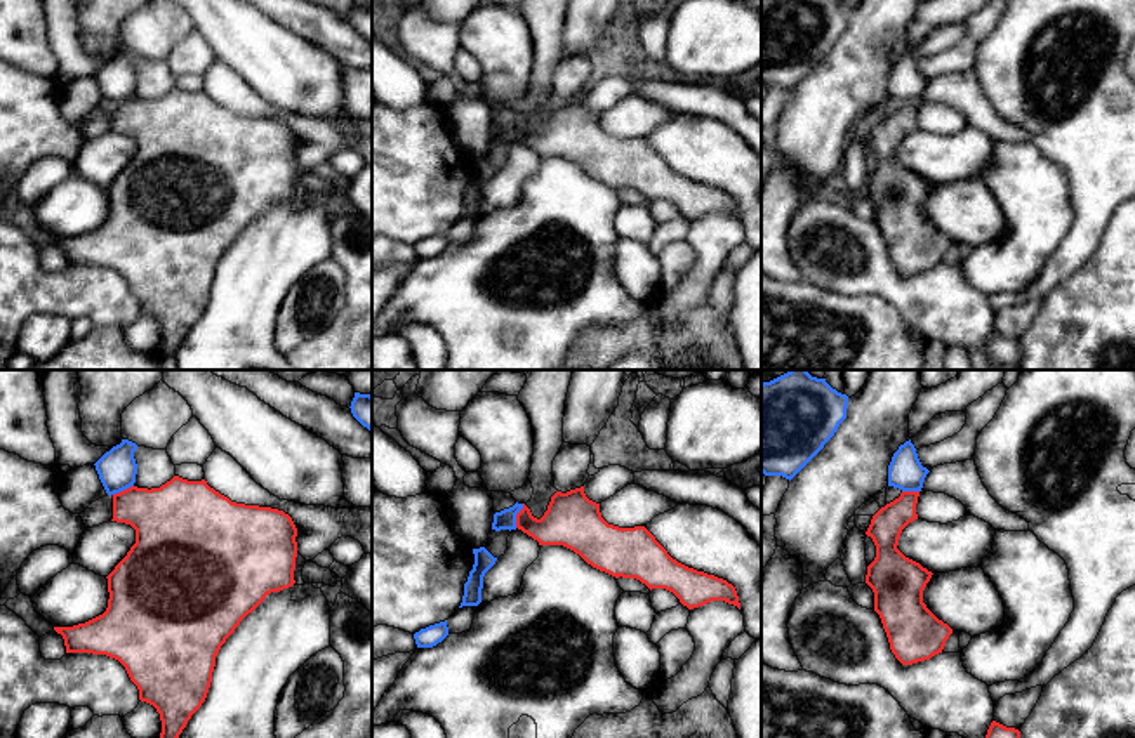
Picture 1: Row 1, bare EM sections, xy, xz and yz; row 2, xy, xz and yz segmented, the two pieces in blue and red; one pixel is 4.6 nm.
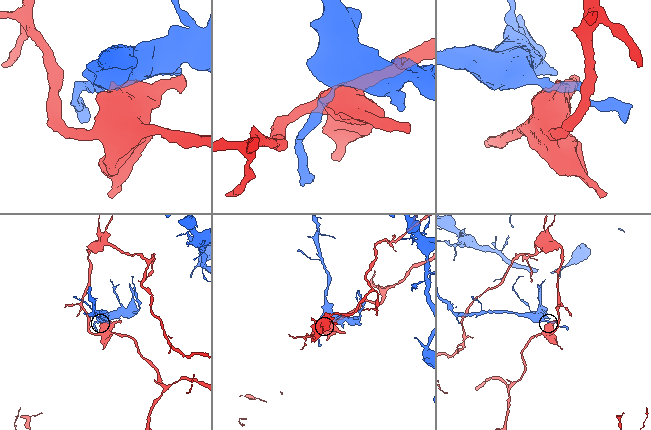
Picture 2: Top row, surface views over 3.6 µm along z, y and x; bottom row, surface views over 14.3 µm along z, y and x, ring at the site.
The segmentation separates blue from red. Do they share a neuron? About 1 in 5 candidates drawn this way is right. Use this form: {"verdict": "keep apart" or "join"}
{"verdict": "keep apart"}

